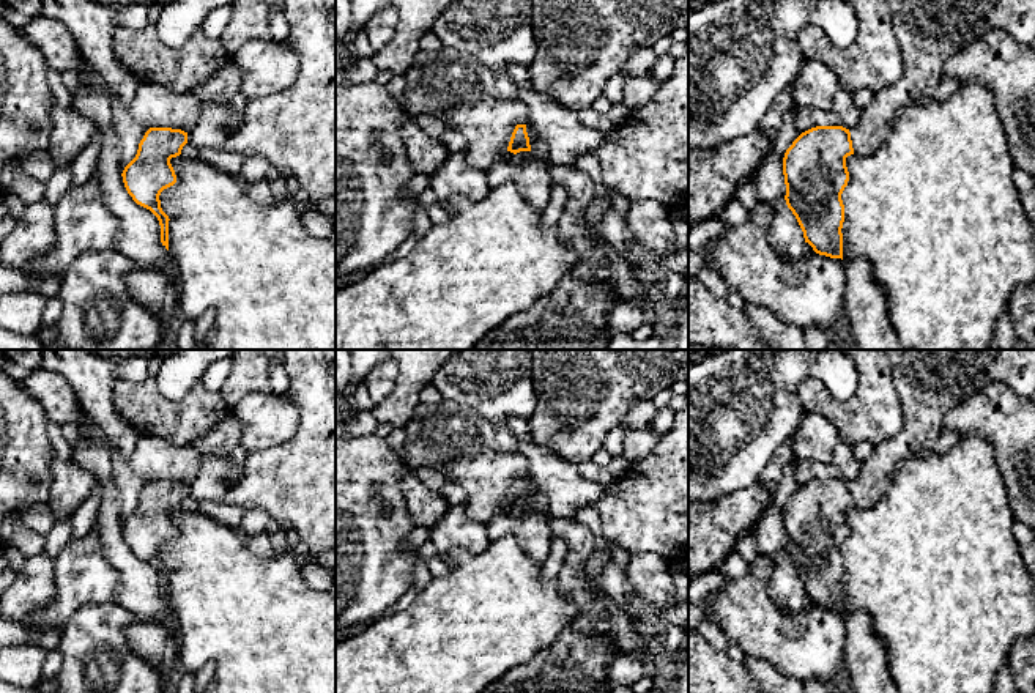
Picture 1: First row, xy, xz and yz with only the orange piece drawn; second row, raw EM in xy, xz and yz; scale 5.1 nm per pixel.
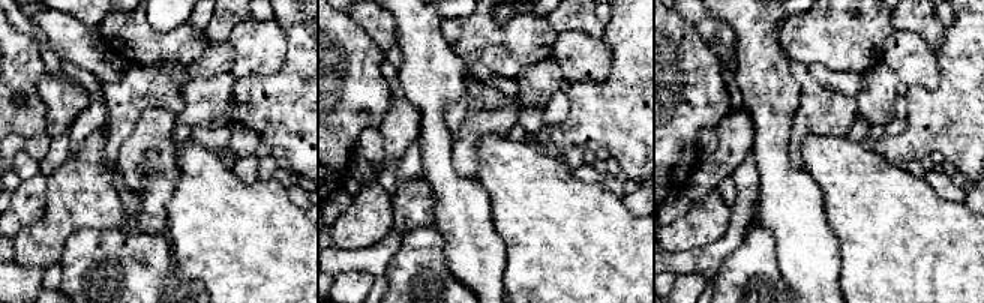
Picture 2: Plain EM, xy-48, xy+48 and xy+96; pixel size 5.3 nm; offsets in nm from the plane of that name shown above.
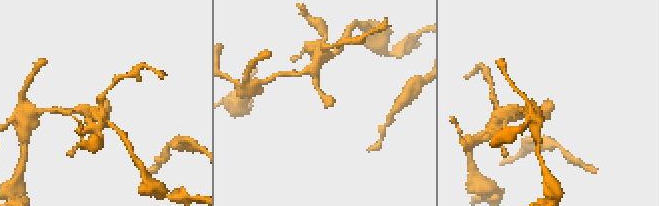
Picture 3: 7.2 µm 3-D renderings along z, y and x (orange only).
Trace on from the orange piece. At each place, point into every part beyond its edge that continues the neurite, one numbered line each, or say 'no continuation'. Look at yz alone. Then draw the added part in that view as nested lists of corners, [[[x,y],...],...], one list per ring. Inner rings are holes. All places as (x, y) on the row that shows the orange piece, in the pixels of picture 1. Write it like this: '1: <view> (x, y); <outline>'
1: yz (928, 30); [[[885,0],[890,8],[893,32],[901,44],[903,76],[874,93],[874,99],[860,110],[859,123],[849,129],[854,154],[871,154],[887,139],[895,120],[911,102],[934,94],[944,63],[955,52],[980,39],[991,30],[1005,30],[1019,43],[1035,39],[1035,0]]]

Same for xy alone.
no continuation

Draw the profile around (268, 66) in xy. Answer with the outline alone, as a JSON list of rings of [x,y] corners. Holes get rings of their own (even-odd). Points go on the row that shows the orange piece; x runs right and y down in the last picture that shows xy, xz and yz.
[[[250,39],[232,61],[241,71],[241,93],[247,99],[284,93],[299,74],[299,60],[287,39]]]

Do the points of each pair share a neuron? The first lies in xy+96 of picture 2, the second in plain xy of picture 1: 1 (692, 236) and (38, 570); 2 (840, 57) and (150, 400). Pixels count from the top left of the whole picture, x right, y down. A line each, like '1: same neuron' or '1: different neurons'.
1: same neuron
2: same neuron

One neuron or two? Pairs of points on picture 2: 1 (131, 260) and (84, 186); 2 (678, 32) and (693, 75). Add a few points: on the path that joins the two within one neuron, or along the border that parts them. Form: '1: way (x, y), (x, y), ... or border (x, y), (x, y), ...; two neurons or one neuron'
1: border (119, 227), (81, 227), (77, 231); two neurons
2: way (678, 42), (680, 62), (683, 65); one neuron

